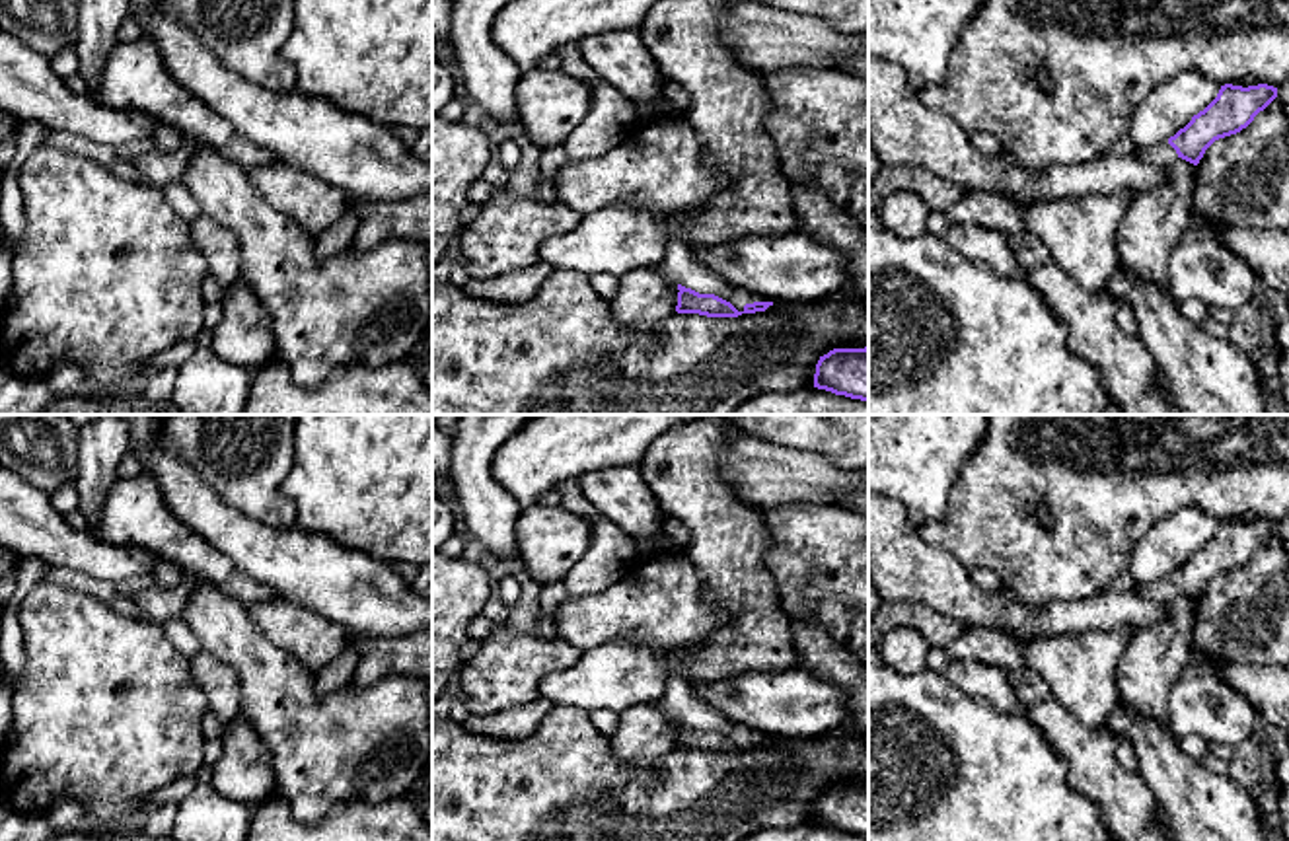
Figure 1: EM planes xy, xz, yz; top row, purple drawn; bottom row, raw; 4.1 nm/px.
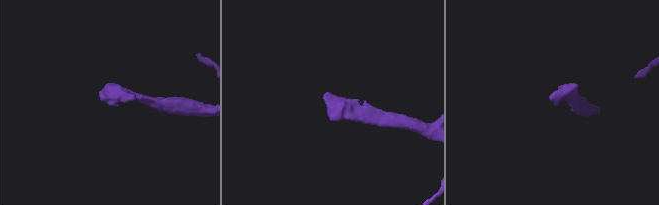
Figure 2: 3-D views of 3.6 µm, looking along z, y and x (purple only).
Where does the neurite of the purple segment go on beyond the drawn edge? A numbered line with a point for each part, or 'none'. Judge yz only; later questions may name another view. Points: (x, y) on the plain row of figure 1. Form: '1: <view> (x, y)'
1: yz (1163, 590)

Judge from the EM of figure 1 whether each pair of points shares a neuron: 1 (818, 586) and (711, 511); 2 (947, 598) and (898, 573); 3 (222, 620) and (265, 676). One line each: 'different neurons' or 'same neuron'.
1: different neurons
2: same neuron
3: same neuron

